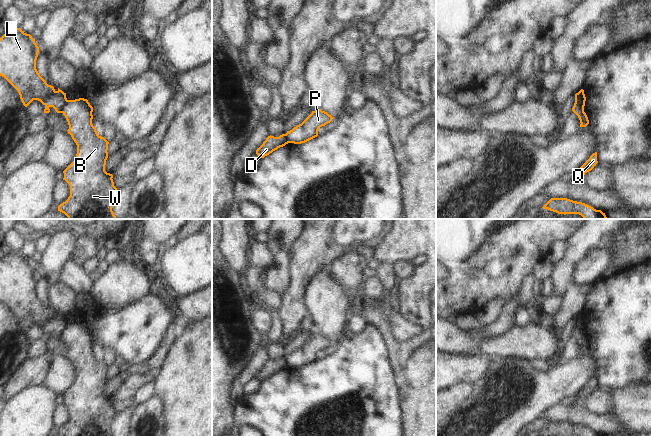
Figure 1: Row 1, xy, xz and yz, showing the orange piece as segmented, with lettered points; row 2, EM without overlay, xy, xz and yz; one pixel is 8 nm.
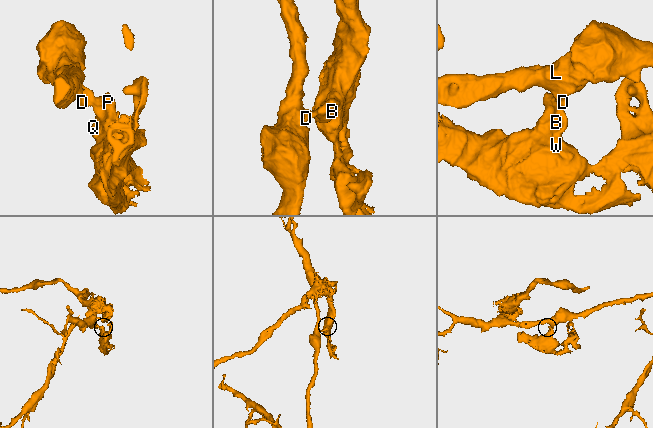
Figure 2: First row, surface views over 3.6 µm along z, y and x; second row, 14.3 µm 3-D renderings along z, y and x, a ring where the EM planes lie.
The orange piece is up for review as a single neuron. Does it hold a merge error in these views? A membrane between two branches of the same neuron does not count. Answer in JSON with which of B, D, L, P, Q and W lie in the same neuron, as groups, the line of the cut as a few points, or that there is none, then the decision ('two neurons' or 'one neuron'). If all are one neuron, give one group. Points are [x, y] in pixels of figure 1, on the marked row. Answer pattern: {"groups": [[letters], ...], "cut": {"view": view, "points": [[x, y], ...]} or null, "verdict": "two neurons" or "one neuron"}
{"groups": [["B", "P", "Q", "W"], ["D", "L"]], "cut": {"view": "xy", "points": [[68, 100], [61, 112]]}, "verdict": "two neurons"}

